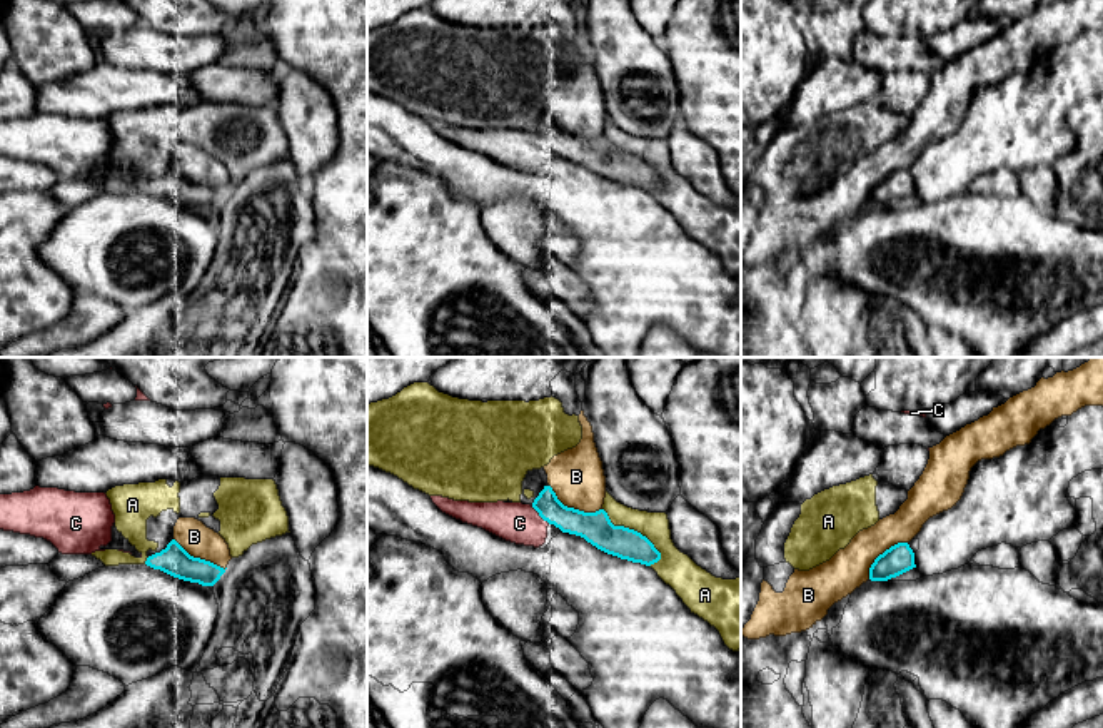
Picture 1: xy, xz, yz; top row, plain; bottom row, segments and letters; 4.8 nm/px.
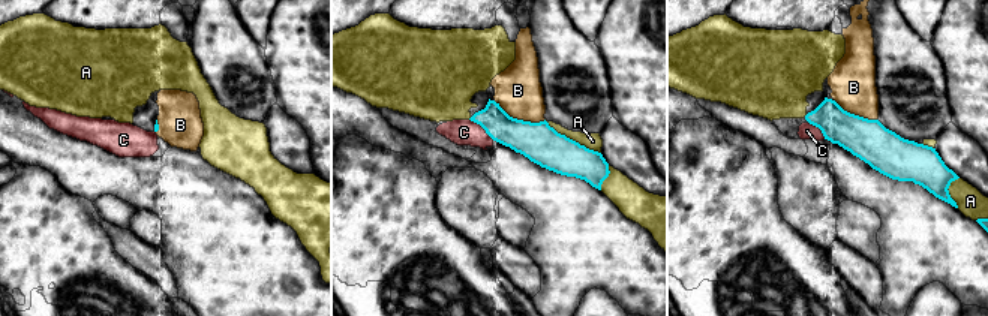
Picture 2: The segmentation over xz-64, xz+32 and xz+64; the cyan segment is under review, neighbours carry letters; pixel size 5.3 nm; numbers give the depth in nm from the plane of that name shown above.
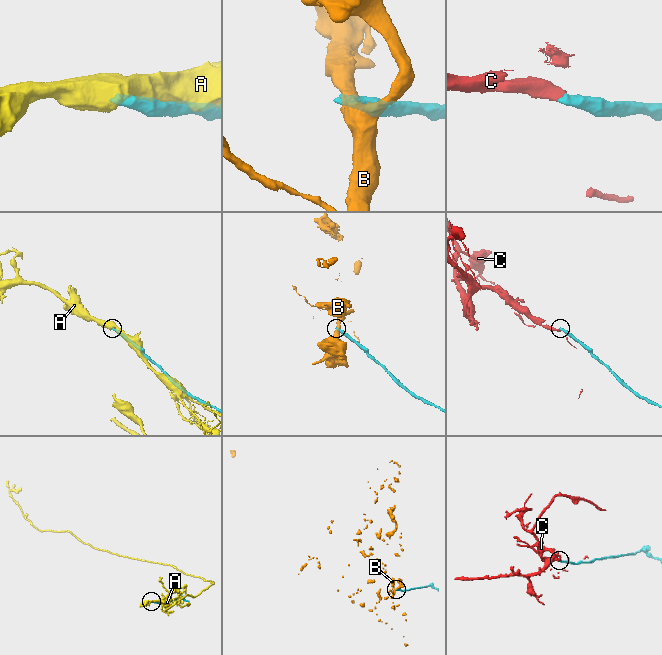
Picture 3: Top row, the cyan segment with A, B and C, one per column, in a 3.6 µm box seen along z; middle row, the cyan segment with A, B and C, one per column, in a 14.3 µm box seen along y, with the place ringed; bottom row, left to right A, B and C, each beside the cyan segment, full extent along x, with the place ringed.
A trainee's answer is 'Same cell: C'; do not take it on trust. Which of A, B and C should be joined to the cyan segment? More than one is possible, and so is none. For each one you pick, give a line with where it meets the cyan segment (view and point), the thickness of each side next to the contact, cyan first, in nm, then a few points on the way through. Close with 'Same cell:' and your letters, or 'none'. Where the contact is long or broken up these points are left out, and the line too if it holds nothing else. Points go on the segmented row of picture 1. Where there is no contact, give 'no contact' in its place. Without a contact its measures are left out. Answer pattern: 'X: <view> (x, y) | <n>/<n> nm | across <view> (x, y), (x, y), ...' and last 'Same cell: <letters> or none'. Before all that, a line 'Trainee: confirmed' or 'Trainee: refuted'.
Trainee: confirmed
C: xz (541, 516) | 140/190 nm | across xz (591, 526), (561, 516), (541, 516), (529, 523), (519, 523)
Same cell: C

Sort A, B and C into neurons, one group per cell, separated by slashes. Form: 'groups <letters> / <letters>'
groups A / B / C

